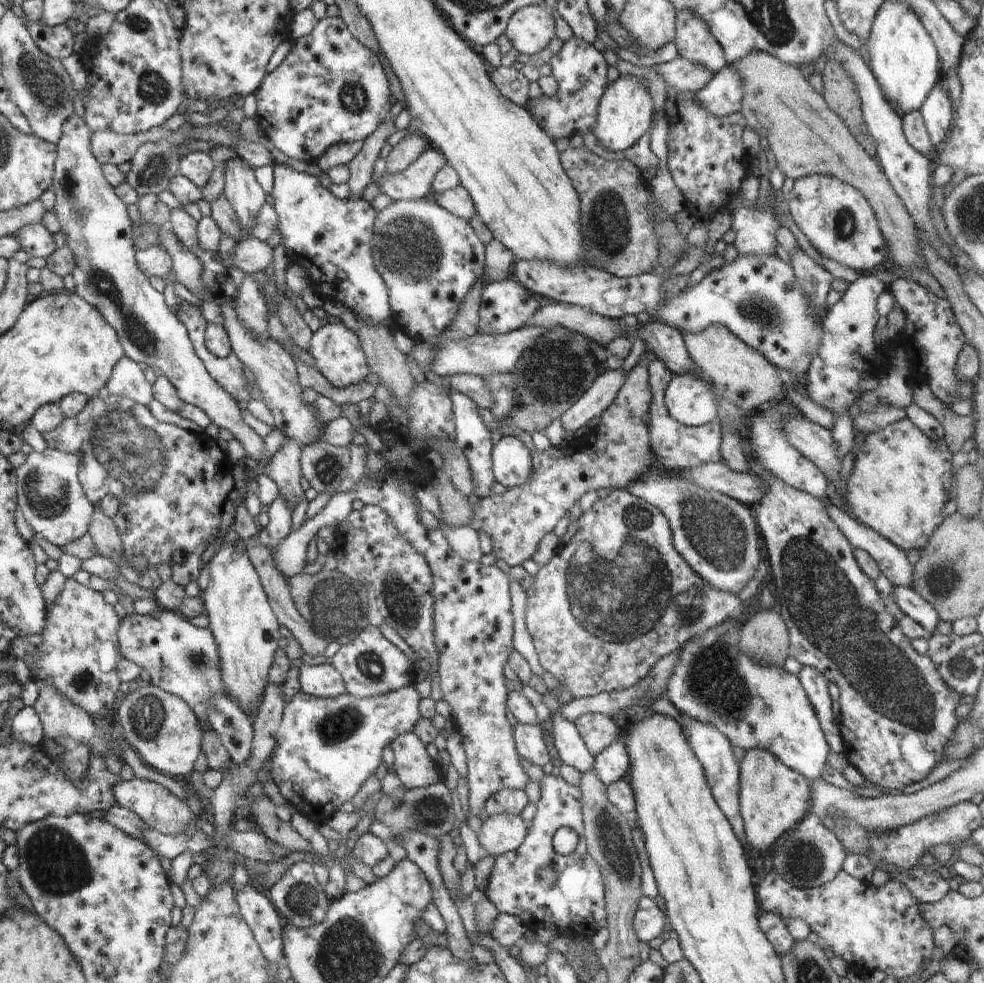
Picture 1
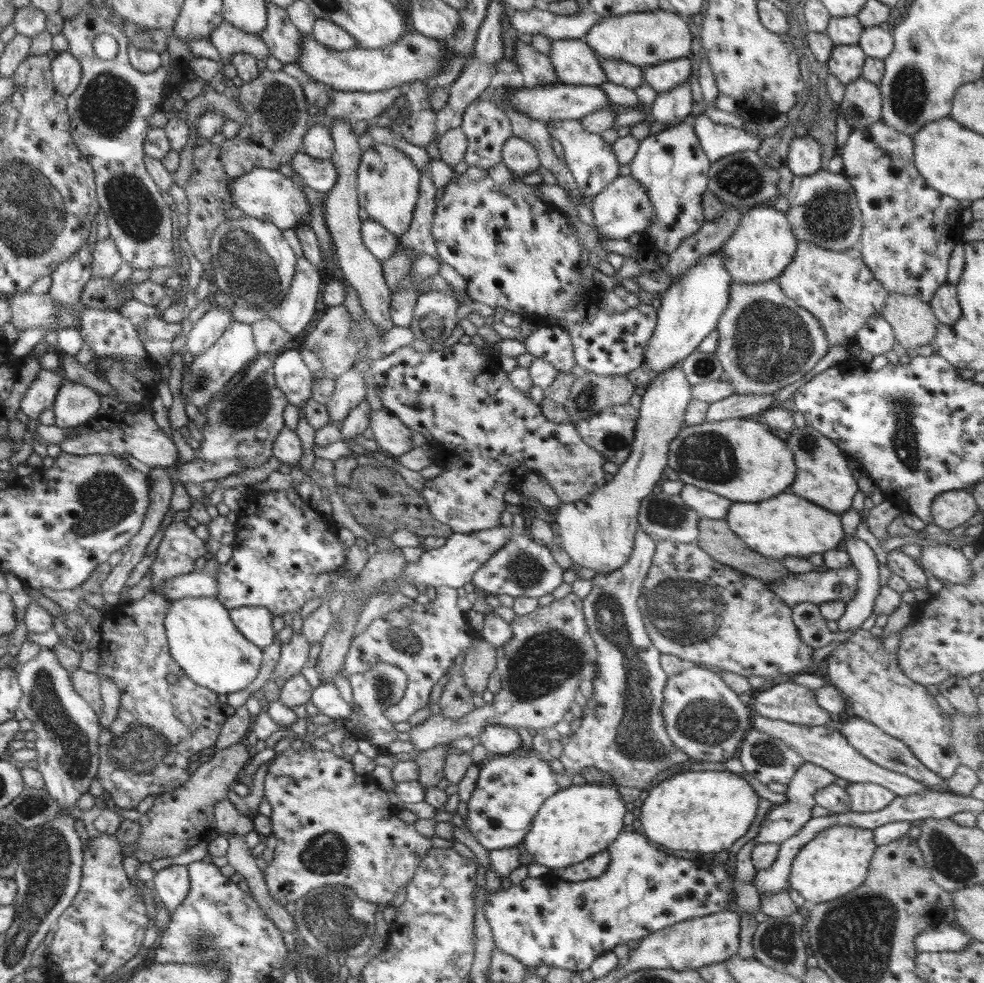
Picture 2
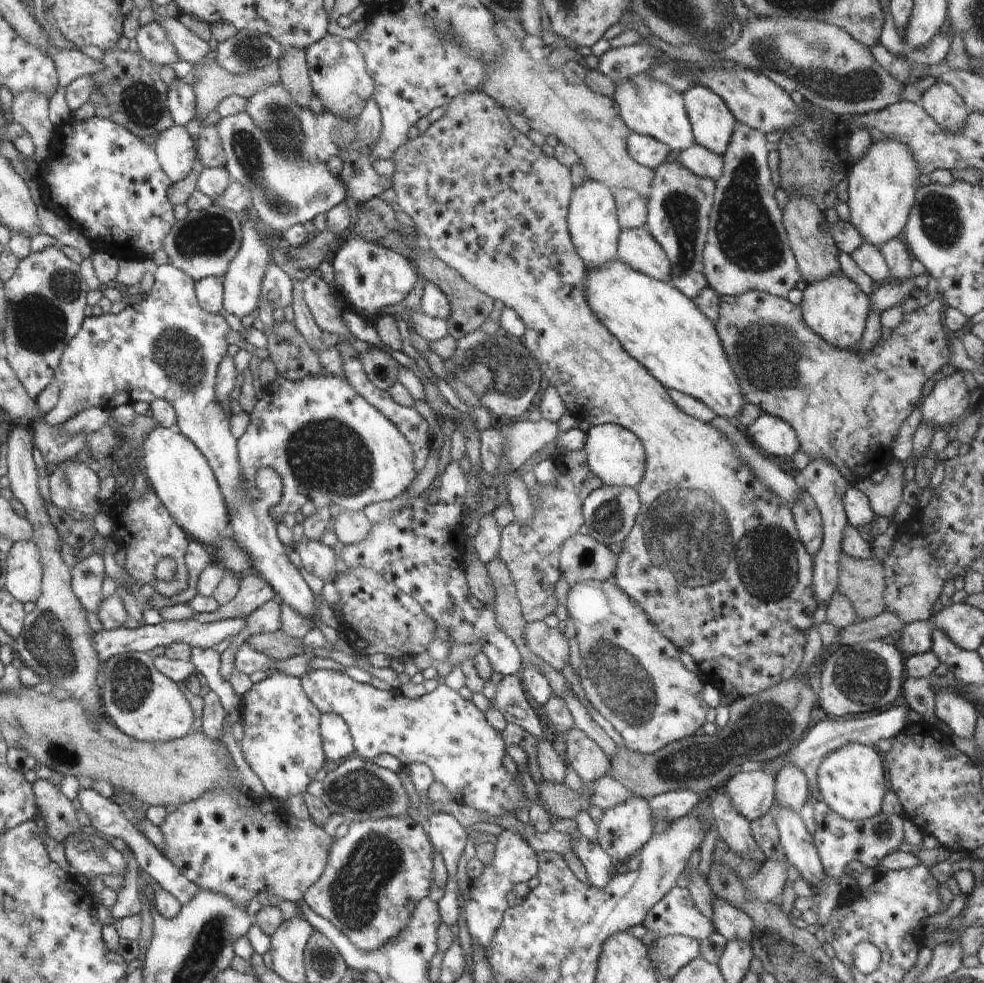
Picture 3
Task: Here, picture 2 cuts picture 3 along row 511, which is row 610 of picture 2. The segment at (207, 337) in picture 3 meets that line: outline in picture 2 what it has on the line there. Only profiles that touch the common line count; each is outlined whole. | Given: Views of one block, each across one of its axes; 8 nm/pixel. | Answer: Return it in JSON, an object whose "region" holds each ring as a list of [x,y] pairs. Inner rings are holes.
{"region":[[[240,607],[230,609],[228,614],[234,626],[240,630],[240,634],[255,646],[263,650],[274,642],[277,632],[272,628],[272,614],[268,608]]]}

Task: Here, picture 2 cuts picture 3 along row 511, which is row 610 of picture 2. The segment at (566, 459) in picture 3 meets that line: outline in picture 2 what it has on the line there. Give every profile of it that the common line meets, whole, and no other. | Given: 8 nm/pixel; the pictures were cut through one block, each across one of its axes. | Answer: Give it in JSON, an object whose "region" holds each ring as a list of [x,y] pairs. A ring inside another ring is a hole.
{"region":[[[576,594],[555,599],[549,606],[538,606],[526,616],[515,615],[510,626],[512,638],[502,649],[495,650],[495,671],[500,676],[502,689],[494,695],[492,702],[475,707],[458,720],[431,714],[410,730],[408,742],[414,750],[422,752],[464,736],[477,742],[482,729],[490,724],[519,728],[522,733],[528,728],[537,731],[554,728],[570,711],[570,703],[575,702],[580,682],[592,681],[598,674],[599,653],[586,625],[583,599]]]}

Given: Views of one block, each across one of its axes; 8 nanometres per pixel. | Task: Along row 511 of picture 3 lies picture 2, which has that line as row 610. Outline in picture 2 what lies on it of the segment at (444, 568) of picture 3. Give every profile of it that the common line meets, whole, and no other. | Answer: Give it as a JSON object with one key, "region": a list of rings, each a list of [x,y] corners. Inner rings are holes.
{"region":[[[442,586],[434,590],[436,598],[434,602],[420,605],[417,603],[411,606],[405,606],[400,610],[392,610],[382,617],[374,619],[364,632],[354,636],[352,644],[349,647],[348,655],[343,665],[343,676],[348,678],[352,674],[362,674],[372,669],[374,664],[379,661],[398,666],[407,676],[407,687],[404,697],[394,705],[386,707],[384,716],[392,723],[406,722],[411,714],[416,710],[425,708],[430,700],[430,692],[432,687],[444,674],[447,674],[451,668],[453,661],[457,656],[466,653],[473,648],[472,640],[478,640],[480,637],[476,631],[473,631],[469,625],[469,621],[464,612],[460,611],[457,600],[457,590],[450,586]]]}

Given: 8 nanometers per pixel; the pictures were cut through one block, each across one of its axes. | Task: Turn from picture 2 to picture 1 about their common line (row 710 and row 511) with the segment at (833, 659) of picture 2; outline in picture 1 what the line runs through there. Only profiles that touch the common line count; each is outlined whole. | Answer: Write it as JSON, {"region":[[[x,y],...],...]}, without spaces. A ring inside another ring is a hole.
{"region":[[[904,418],[878,432],[858,434],[855,436],[855,446],[851,452],[856,453],[858,459],[856,468],[847,482],[845,508],[863,525],[884,536],[904,553],[908,550],[922,550],[932,533],[946,518],[944,504],[948,502],[948,493],[954,487],[953,454],[944,439],[930,440],[910,419]]]}

